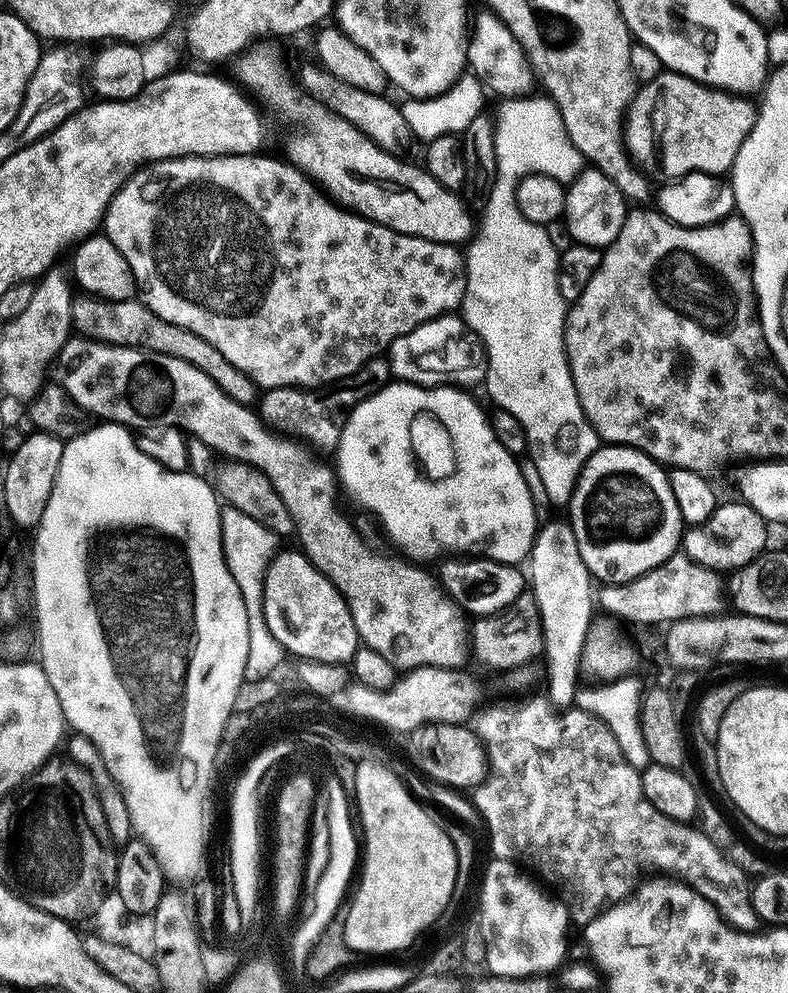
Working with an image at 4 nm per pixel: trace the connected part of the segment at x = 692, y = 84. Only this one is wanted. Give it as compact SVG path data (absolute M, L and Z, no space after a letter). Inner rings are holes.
M661 70L632 97L632 108L652 108L652 132L660 143L660 168L668 178L692 172L720 176L731 169L742 142L756 124L758 108L748 100L747 95L710 88L689 76Z

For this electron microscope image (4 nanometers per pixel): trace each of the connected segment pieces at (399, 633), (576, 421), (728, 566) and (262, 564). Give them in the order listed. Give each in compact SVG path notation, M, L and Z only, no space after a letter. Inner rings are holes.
M73 335L62 346L54 361L56 368L55 383L60 384L78 402L78 406L89 417L109 424L122 424L129 430L151 430L176 428L191 439L206 442L213 453L220 452L229 461L248 464L257 468L278 490L278 498L286 502L290 518L294 522L295 537L300 538L299 547L308 560L342 594L354 618L354 626L360 635L360 643L370 650L378 650L386 662L398 670L413 668L450 668L463 669L464 655L470 652L470 628L464 619L465 613L459 604L440 587L437 577L423 572L419 563L403 555L391 556L388 552L375 552L368 540L356 529L356 524L344 513L340 505L341 485L333 465L319 460L317 453L307 443L281 434L268 427L249 405L234 402L202 370L170 358L166 354L144 352L140 348L127 348L117 344L104 344L101 340L90 340L86 336Z
M525 94L519 98L508 98L503 101L504 109L498 115L496 125L496 180L492 183L492 190L488 193L484 204L484 236L473 239L466 248L466 267L468 270L468 281L466 282L466 294L462 305L462 319L467 324L468 329L484 343L484 353L488 356L488 374L486 385L488 384L488 396L496 403L495 407L501 412L514 414L524 431L524 437L528 440L528 452L538 466L538 474L542 478L542 486L546 489L548 495L548 504L560 504L566 506L572 500L574 486L578 482L580 472L584 464L595 454L596 449L601 447L602 441L597 434L594 426L586 418L586 414L580 405L580 396L576 392L576 383L572 380L572 367L568 358L568 349L564 347L564 323L568 321L569 301L562 298L562 290L558 290L558 270L560 269L560 253L554 250L554 242L546 235L546 228L543 224L535 224L521 217L518 206L516 205L516 185L519 184L523 176L533 176L533 174L542 174L549 176L561 182L571 182L576 179L579 172L583 172L586 167L584 156L570 142L570 134L566 134L566 126L562 122L562 114L558 106L547 95L532 96Z
M717 503L706 522L691 525L682 537L683 555L688 556L695 564L701 564L703 568L711 568L717 574L731 573L758 558L769 547L769 525L750 505L735 503Z
M227 506L220 509L220 533L222 534L222 550L226 558L226 566L230 575L242 593L242 602L246 605L246 630L250 633L250 650L246 654L246 670L244 679L258 682L273 675L276 667L286 659L283 646L270 634L270 626L266 626L264 614L264 578L268 563L278 551L278 537L262 522L254 522L242 510L234 510Z

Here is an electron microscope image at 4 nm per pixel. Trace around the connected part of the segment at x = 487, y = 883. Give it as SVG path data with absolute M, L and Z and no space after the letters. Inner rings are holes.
M495 858L489 861L488 869L484 872L484 885L480 888L478 911L486 938L486 968L489 968L492 976L555 973L555 968L559 969L565 963L564 951L568 948L568 907L555 895L547 896L543 892L545 889L513 861Z

